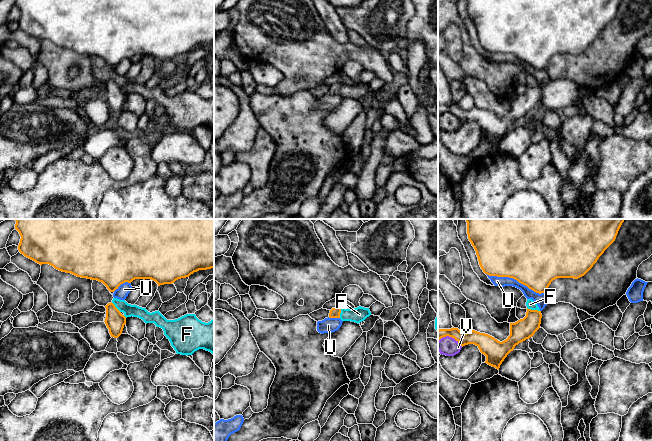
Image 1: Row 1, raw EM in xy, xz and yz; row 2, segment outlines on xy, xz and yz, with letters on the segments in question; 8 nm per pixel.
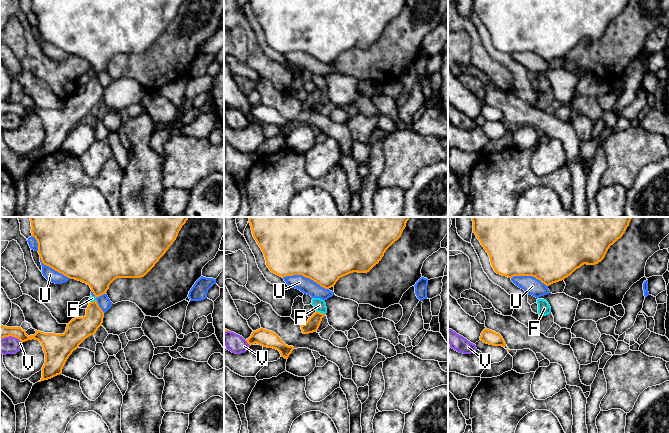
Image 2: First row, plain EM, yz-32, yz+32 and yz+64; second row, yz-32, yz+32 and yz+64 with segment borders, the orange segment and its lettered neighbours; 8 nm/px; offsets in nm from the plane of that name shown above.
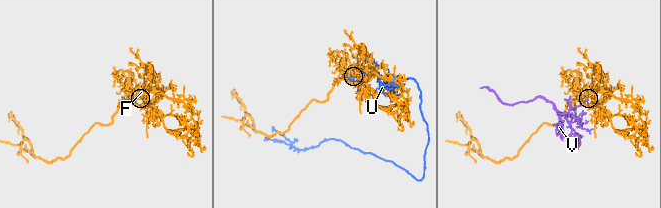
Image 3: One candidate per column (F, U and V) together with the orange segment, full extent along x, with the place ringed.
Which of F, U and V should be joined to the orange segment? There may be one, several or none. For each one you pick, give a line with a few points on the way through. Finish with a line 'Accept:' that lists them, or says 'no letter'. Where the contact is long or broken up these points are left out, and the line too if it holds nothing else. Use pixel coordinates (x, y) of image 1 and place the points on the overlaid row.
Accept: no letter

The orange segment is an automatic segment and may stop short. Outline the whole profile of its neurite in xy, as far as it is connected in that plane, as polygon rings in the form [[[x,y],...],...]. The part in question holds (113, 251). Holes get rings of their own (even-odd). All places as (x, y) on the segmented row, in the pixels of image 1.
[[[15,219],[15,221],[15,229],[21,236],[18,250],[25,257],[40,265],[49,264],[59,271],[102,282],[110,292],[114,292],[121,284],[131,283],[135,279],[151,279],[160,286],[172,284],[199,270],[214,268],[214,219]]]

